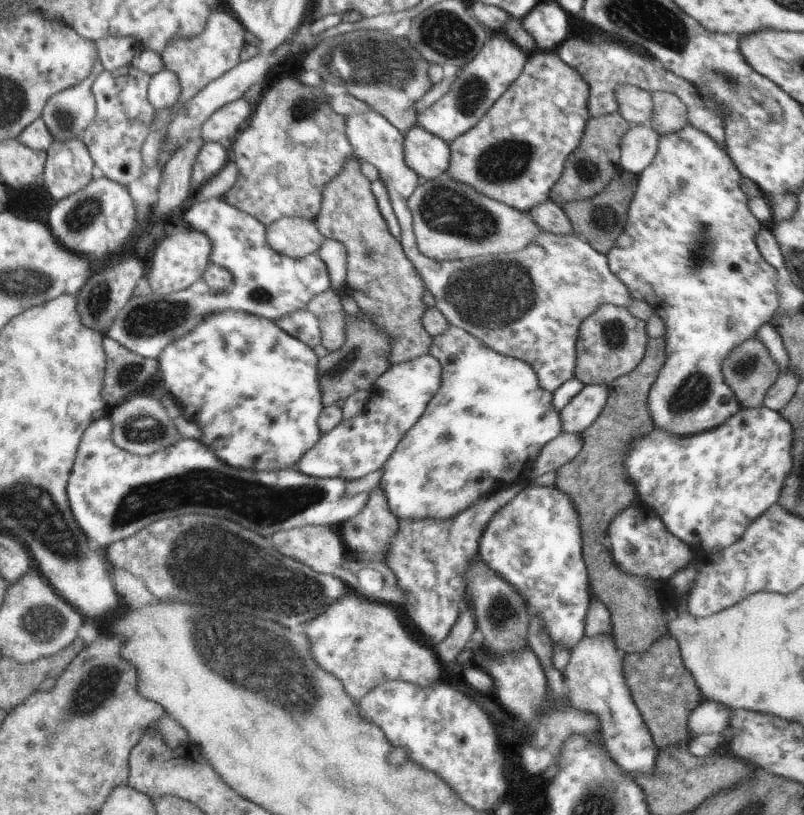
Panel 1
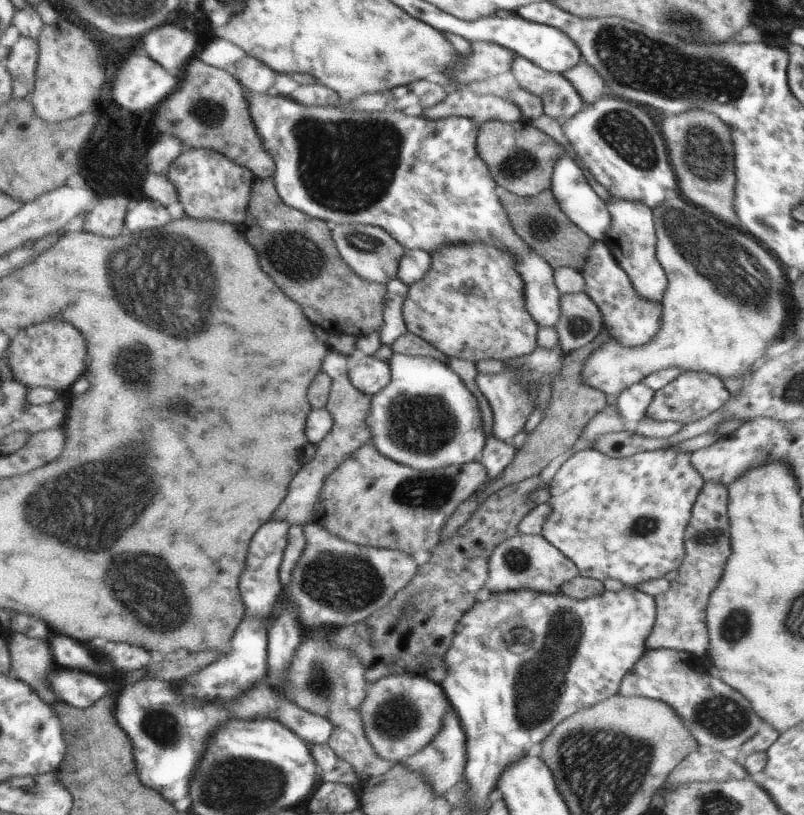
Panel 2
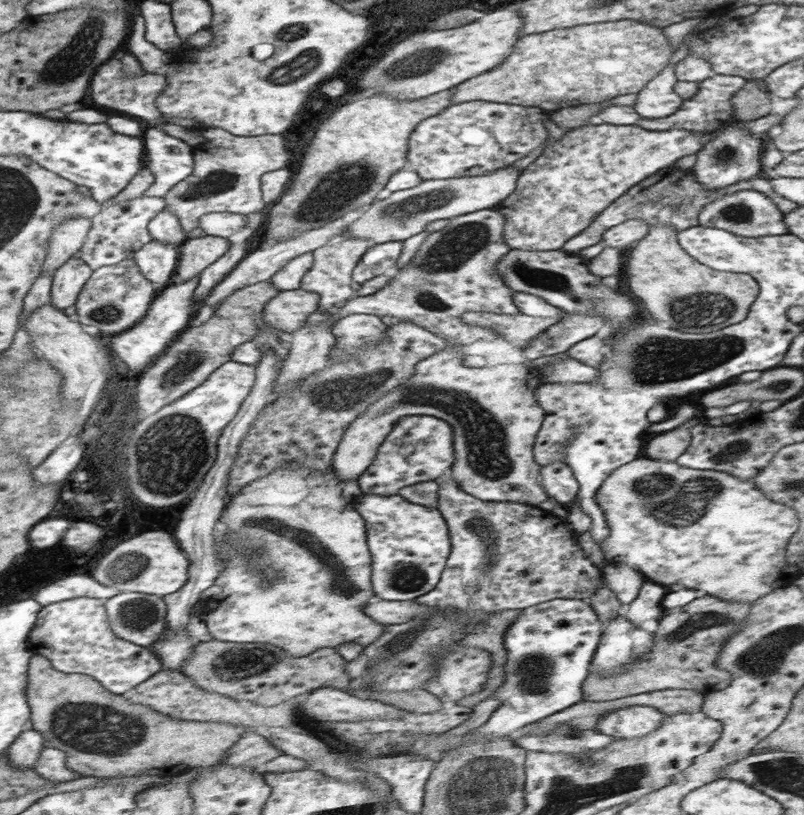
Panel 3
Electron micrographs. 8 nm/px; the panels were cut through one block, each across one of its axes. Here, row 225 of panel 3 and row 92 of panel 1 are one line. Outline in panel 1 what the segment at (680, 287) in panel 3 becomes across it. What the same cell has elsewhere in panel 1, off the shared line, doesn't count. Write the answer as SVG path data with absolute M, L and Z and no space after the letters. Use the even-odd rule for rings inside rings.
M657 91L652 94L652 102L650 125L659 136L678 132L678 130L691 125L689 122L689 109L686 108L686 104L676 94Z

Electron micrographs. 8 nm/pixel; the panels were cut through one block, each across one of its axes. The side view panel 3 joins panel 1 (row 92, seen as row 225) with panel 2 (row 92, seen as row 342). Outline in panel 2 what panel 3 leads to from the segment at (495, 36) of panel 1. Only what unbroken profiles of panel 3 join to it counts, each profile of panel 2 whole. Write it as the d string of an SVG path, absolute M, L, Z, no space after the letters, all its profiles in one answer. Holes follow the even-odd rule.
M460 87L447 94L447 98L433 107L423 108L425 117L436 120L446 117L464 117L475 120L477 128L488 120L519 122L521 111L516 104L493 95L476 96L470 87Z

